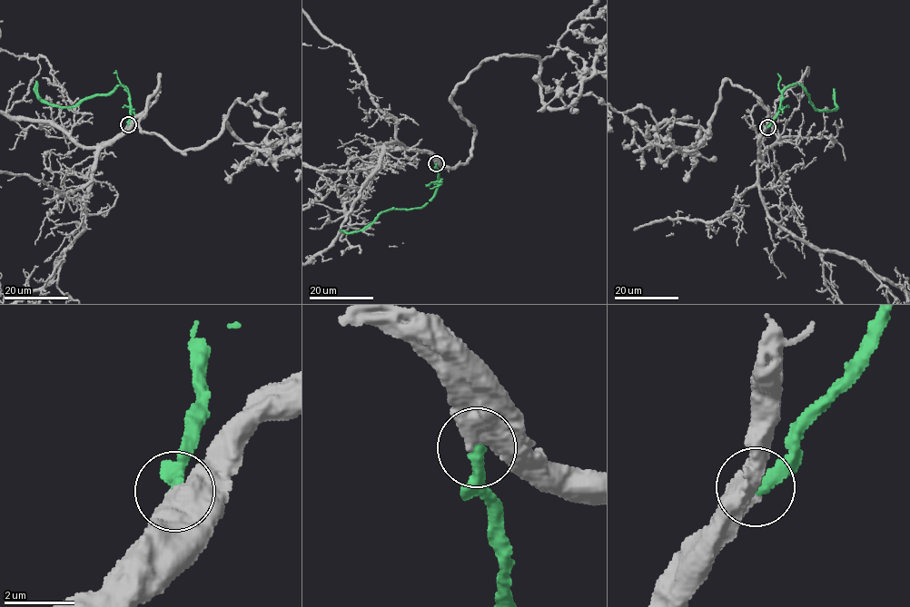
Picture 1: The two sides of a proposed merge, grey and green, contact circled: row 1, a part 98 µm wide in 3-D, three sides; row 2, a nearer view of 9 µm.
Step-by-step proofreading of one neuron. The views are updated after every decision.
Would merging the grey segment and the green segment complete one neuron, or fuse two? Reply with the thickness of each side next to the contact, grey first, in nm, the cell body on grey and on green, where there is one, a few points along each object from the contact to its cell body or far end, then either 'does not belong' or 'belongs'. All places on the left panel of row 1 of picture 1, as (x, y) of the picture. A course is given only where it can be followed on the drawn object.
calibres 800 and 360 nm; soma grey none; soma green none; course grey (128, 124), (158, 74), (140, 129), (178, 149), (203, 148), (224, 117), (272, 161); course green (128, 124), (129, 92), (122, 85), (112, 92), (86, 97), (61, 108), (41, 99), (36, 81); belongs

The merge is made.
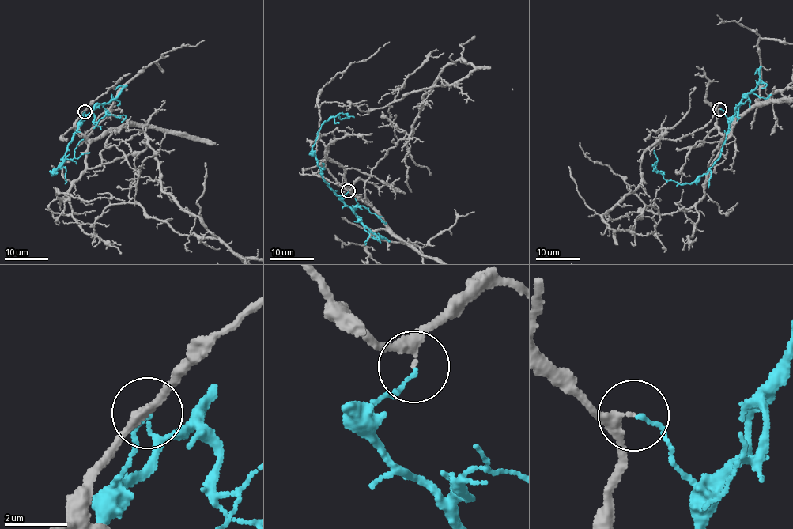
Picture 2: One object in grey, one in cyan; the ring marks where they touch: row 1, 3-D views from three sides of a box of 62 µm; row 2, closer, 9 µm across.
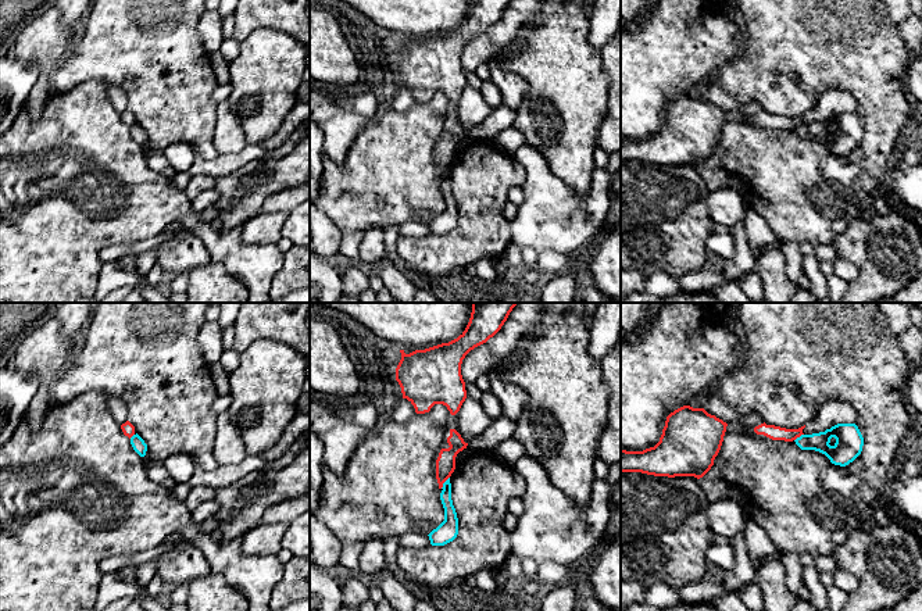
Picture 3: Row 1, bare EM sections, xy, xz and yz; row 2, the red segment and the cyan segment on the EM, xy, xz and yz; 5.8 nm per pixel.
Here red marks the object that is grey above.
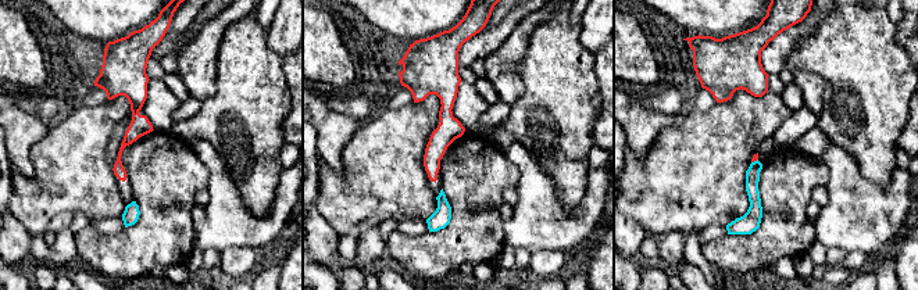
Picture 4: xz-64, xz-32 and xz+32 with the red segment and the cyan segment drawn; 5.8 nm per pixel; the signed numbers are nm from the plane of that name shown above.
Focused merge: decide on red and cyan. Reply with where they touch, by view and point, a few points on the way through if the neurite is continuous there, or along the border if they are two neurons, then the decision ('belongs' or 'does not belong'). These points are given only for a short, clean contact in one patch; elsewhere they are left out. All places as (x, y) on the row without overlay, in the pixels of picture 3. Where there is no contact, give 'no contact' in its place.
xz (445, 170) | along xz (449, 165), (440, 177) | does not belong

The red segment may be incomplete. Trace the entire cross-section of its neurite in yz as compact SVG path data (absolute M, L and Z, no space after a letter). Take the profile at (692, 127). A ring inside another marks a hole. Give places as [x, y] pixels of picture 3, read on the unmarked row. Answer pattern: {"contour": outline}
{"contour": "M683 94L667 106L660 131L643 140L621 139L621 161L703 167L714 154L728 112L704 97Z"}

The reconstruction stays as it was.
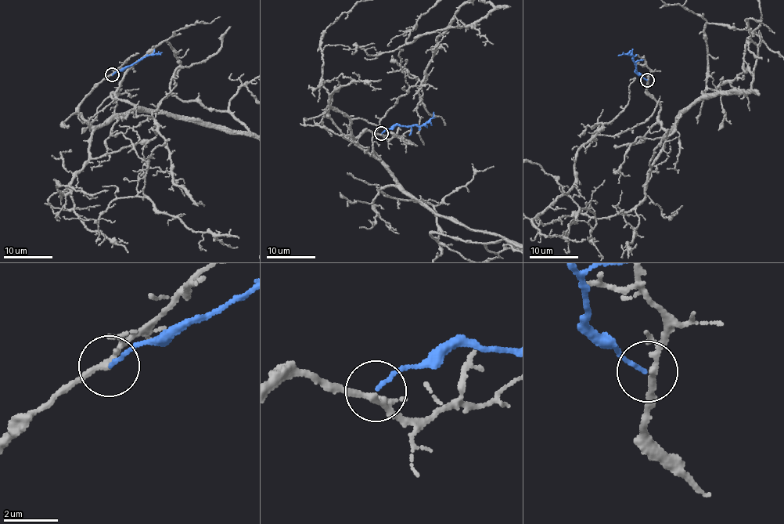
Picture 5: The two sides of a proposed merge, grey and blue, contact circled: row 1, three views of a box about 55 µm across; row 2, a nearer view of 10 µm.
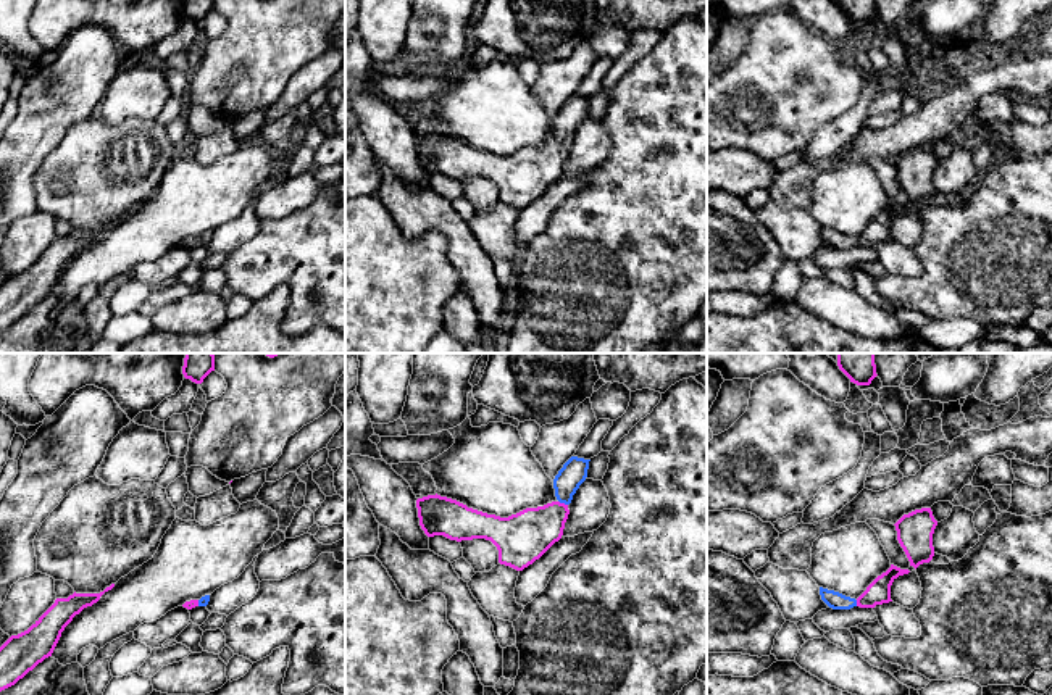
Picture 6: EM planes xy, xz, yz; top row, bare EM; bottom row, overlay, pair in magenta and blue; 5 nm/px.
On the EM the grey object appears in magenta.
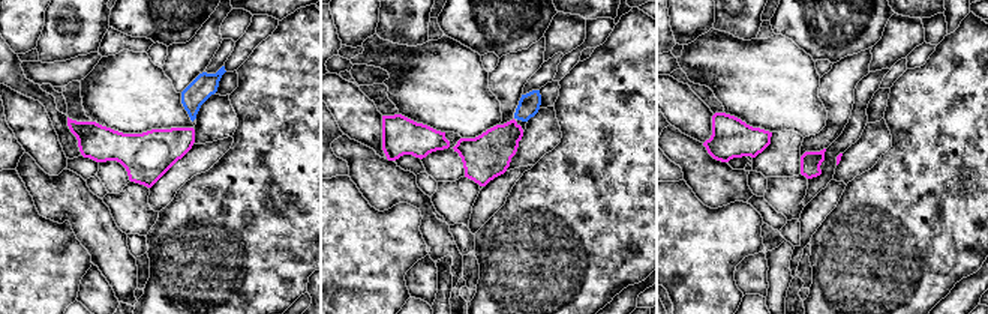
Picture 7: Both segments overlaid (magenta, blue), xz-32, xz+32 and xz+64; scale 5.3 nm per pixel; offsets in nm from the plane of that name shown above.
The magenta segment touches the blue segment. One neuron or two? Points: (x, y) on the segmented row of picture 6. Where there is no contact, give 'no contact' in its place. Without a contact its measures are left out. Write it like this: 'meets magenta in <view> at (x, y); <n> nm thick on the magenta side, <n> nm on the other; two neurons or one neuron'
meets magenta in xz at (563, 503); 240 nm thick on the magenta side, 130 nm on the other; one neuron

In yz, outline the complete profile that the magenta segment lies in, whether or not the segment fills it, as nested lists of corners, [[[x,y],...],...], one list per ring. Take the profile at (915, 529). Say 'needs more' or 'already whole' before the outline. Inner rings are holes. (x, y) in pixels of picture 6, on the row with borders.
already whole; [[[931,508],[904,514],[895,524],[897,540],[915,569],[934,556],[933,534],[937,521]]]

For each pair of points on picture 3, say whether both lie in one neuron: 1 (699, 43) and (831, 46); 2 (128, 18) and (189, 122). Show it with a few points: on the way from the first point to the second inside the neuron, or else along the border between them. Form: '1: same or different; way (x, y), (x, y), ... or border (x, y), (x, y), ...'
1: different; border (742, 28), (742, 47), (718, 68)
2: same; way (149, 45), (172, 71), (172, 96)

